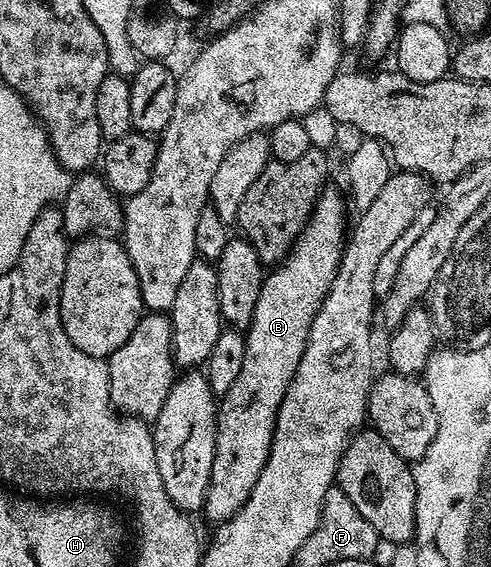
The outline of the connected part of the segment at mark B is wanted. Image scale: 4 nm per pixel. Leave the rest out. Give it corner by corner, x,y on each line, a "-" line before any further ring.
332,188
324,189
313,208
311,218
305,224
299,238
291,246
287,257
274,267
275,270
266,275
261,284
261,296
257,296
257,308
253,308
253,320
248,324
245,337
245,361
233,388
222,395
217,406
215,427
217,428
217,448
213,456
213,472
209,480
207,498
203,501
202,513
214,524
229,521
249,500
253,492
253,484
257,484
257,476
261,476
261,468
265,468
265,460
269,456
269,448
275,431
275,421
281,400
285,400
285,392
297,372
297,364
301,364
301,356
305,352
305,344
309,340
309,328
333,284
339,271
339,258
343,255
345,230
343,234
343,217
349,214
349,206
344,195

